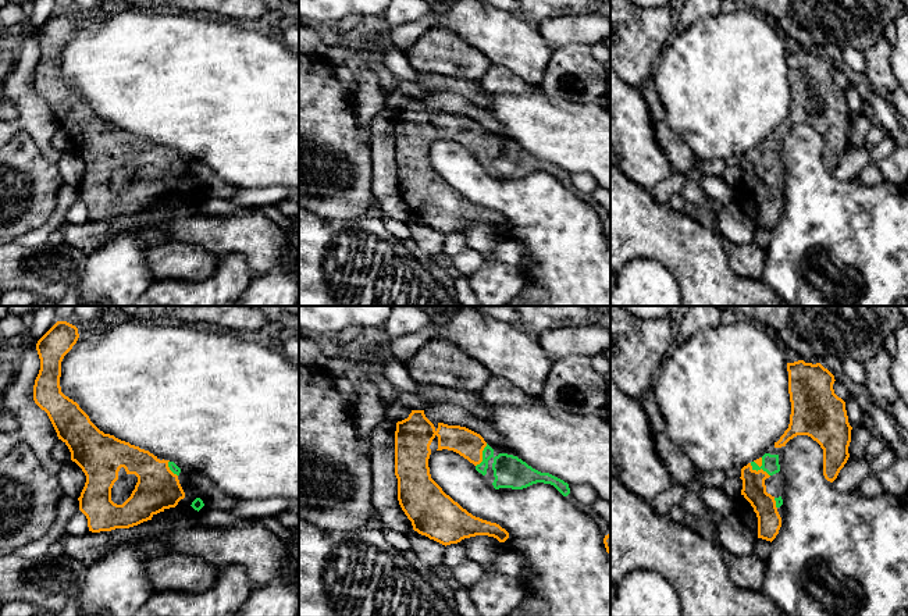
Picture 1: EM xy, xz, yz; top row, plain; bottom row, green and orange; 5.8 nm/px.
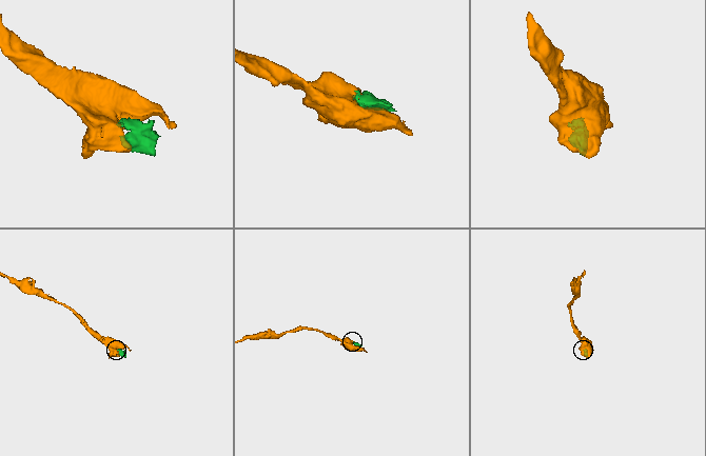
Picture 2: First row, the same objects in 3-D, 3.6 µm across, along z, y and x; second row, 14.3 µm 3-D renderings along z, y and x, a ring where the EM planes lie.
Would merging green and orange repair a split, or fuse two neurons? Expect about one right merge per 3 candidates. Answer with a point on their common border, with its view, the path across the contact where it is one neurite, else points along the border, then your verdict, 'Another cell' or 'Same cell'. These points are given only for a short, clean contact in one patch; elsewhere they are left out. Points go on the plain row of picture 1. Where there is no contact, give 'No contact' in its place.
Touches green at yz (759, 157). Same cell

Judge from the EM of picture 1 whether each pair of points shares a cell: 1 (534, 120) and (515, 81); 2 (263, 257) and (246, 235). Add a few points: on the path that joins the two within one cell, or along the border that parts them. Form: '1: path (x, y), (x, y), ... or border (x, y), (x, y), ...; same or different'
1: border (538, 89), (530, 93), (490, 92); different
2: path (263, 252), (252, 241); same

